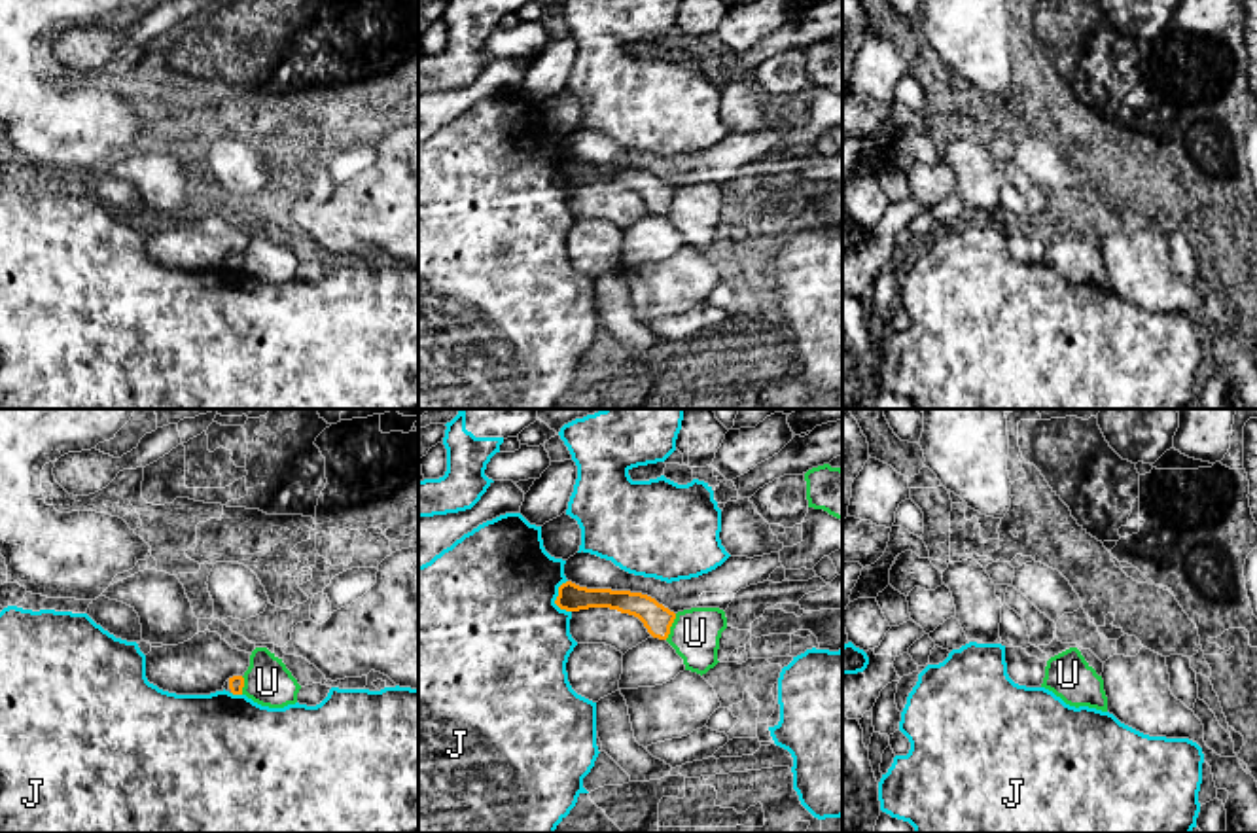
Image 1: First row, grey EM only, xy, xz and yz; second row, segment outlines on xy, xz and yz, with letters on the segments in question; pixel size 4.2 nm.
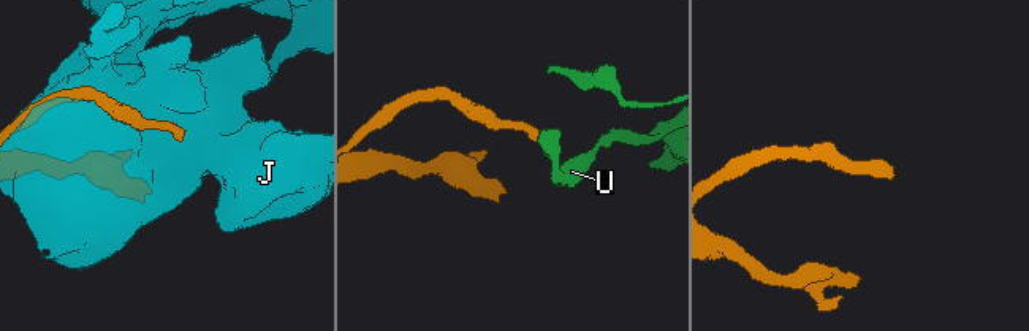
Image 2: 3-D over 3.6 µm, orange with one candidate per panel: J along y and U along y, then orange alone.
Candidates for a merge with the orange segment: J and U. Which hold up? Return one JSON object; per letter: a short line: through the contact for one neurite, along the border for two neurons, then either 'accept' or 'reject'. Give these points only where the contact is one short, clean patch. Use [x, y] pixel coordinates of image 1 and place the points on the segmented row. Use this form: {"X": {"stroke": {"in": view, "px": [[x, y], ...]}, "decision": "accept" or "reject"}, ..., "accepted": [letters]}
{"J": {"decision": "reject"}, "U": {"stroke": {"in": "xz", "px": [[676, 614], [665, 638]]}, "decision": "reject"}, "accepted": []}

